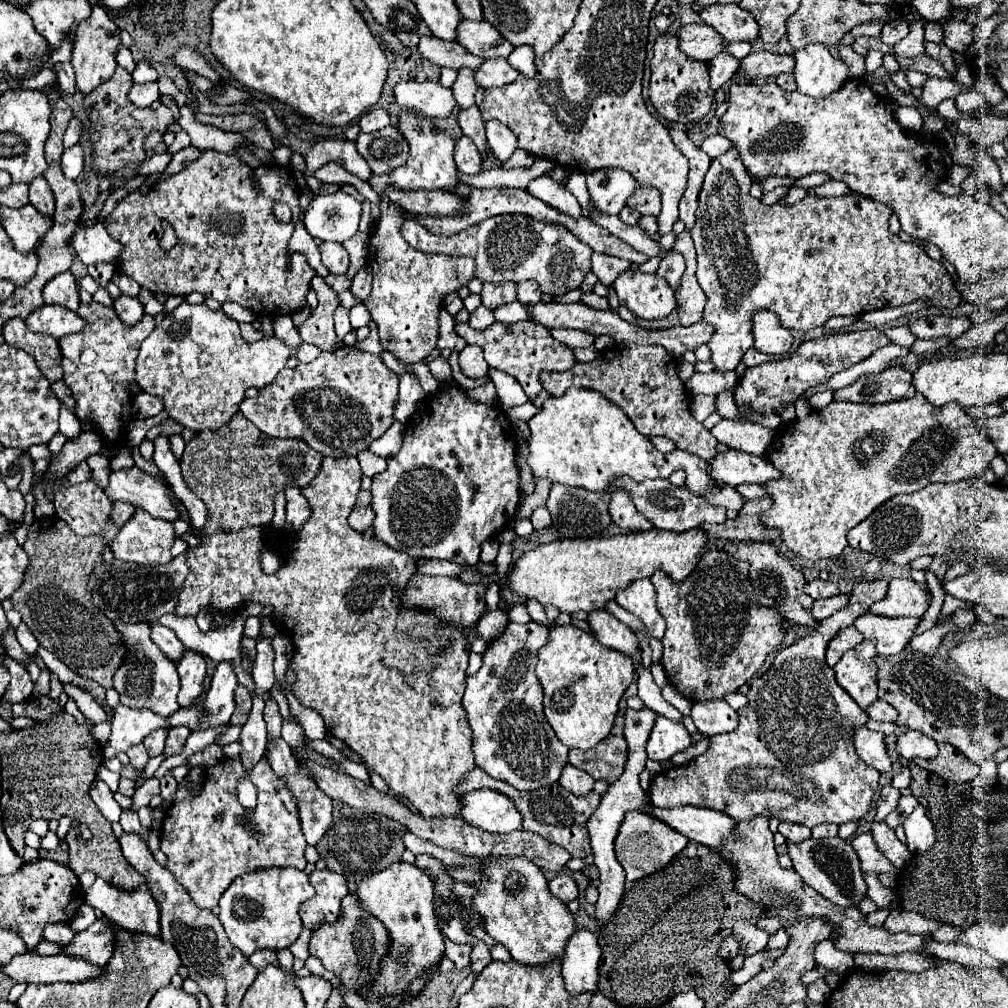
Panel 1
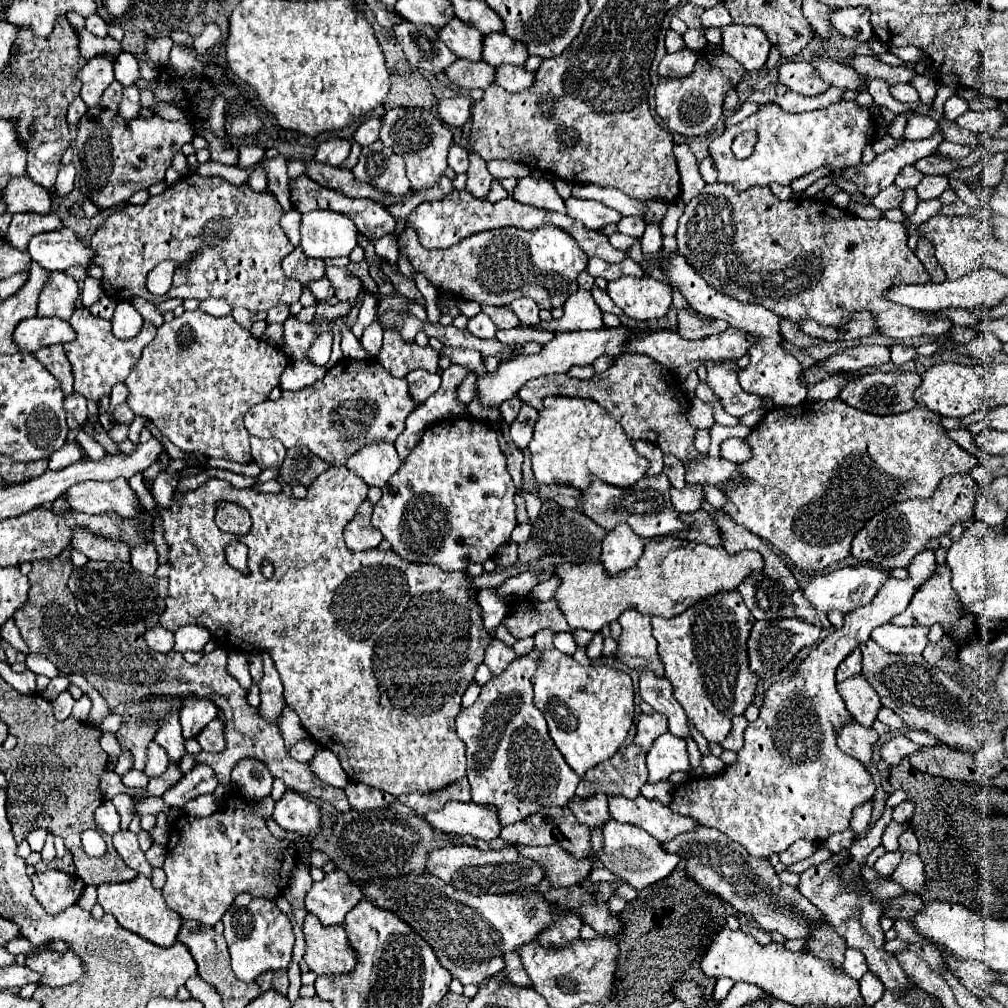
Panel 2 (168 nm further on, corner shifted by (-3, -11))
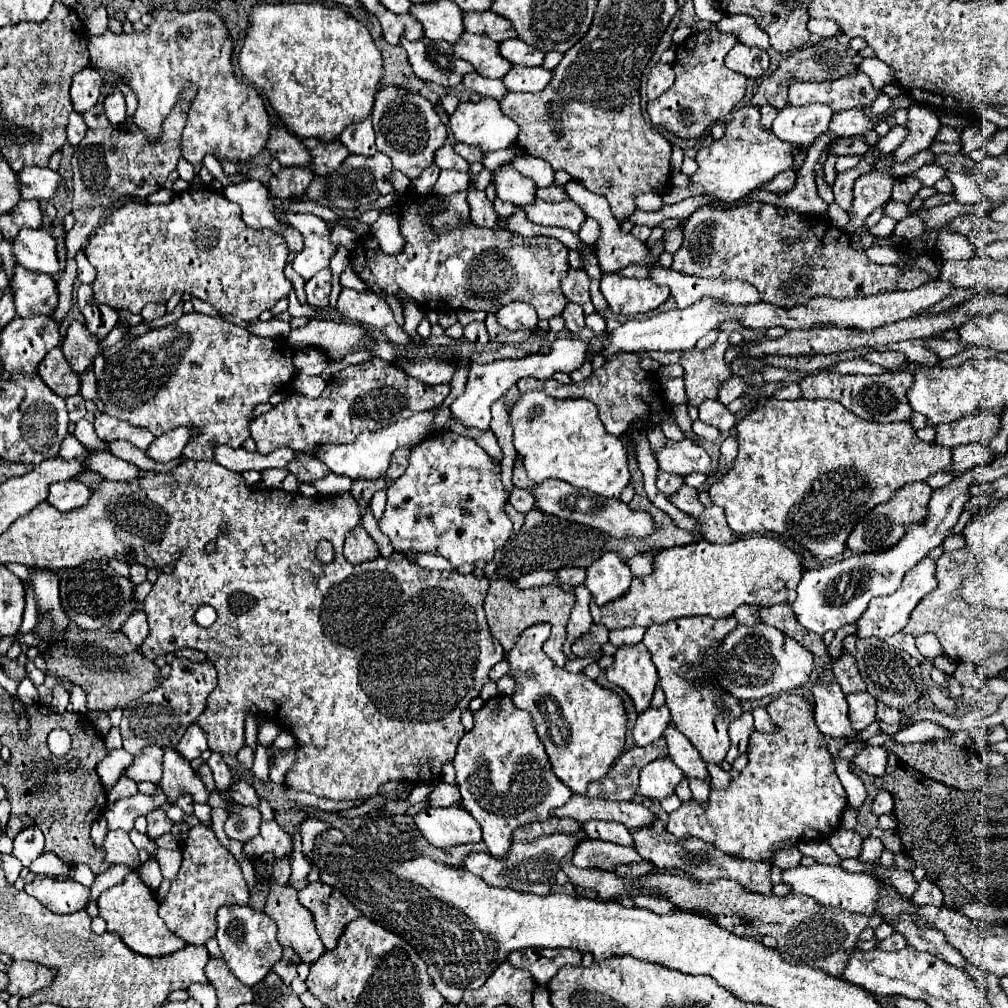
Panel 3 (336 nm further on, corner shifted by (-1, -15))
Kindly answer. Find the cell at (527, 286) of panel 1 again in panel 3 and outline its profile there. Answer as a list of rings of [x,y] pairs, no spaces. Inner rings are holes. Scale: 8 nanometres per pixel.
[[[510,302],[498,310],[498,322],[508,330],[534,330],[538,328],[538,316],[530,304]]]

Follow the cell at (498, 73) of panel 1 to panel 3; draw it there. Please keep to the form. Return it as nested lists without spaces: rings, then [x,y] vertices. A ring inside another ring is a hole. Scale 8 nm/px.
[[[512,66],[502,82],[510,92],[542,92],[550,82],[550,70],[542,66]]]

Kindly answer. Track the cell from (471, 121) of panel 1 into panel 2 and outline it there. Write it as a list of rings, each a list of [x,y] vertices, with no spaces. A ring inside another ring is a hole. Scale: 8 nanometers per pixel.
[[[470,154],[470,168],[466,172],[466,190],[480,200],[486,200],[492,186],[492,174],[486,170],[486,160],[482,160],[478,154]]]

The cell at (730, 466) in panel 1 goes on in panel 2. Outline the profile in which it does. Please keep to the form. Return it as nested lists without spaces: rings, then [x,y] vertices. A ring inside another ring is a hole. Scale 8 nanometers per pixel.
[[[702,456],[702,458],[692,458],[684,462],[684,478],[688,484],[720,484],[730,478],[738,478],[738,466],[732,464],[730,460],[724,458],[712,458],[712,456]]]

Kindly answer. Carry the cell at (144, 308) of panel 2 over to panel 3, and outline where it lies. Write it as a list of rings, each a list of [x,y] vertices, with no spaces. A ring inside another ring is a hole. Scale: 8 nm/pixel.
[[[146,304],[140,314],[142,314],[144,322],[152,322],[156,318],[162,318],[166,314],[166,308],[164,308],[164,304]]]

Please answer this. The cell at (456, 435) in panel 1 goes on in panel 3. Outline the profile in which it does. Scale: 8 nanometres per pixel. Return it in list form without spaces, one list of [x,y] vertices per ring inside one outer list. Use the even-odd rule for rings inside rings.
[[[438,432],[412,448],[406,472],[388,490],[388,502],[378,526],[382,534],[390,538],[394,550],[402,554],[438,554],[444,556],[454,568],[462,564],[474,564],[478,560],[490,562],[496,550],[502,548],[512,534],[512,522],[504,510],[508,498],[510,492],[502,484],[500,462],[494,462],[494,458],[472,438],[464,438],[454,432]]]

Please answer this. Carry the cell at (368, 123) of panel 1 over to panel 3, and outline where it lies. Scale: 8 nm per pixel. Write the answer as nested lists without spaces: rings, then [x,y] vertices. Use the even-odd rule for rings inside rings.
[[[364,120],[358,124],[350,124],[342,134],[340,142],[346,144],[346,148],[352,154],[364,154],[372,156],[376,152],[376,142],[374,142],[374,130],[372,130],[372,120]]]

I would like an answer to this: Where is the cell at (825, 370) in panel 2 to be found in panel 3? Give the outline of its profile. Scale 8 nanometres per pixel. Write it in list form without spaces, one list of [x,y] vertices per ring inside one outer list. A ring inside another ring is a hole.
[[[886,350],[886,352],[868,352],[864,356],[864,360],[872,362],[872,364],[880,364],[880,366],[886,366],[886,370],[894,370],[898,368],[900,364],[906,362],[906,358],[900,354],[900,352],[892,352],[892,350]]]

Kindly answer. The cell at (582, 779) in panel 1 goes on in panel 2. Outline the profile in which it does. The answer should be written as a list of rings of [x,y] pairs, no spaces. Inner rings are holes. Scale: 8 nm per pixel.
[[[598,794],[598,796],[590,796],[590,798],[574,798],[568,804],[570,812],[578,818],[580,824],[592,828],[598,828],[602,824],[606,824],[610,820],[610,812],[608,812],[608,804],[606,804],[606,796]]]

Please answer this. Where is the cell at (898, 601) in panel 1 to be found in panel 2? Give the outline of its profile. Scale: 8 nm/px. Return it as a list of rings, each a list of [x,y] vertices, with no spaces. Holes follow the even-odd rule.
[[[938,564],[936,574],[924,586],[920,586],[920,590],[914,594],[908,610],[898,614],[892,620],[892,624],[896,624],[896,626],[932,626],[932,624],[940,624],[946,634],[954,636],[964,646],[984,644],[984,642],[988,644],[1004,632],[1006,620],[988,620],[986,616],[972,616],[972,612],[968,612],[964,608],[964,604],[960,604],[960,608],[958,608],[956,600],[958,600],[958,596],[950,586],[950,568],[948,568],[948,564]]]

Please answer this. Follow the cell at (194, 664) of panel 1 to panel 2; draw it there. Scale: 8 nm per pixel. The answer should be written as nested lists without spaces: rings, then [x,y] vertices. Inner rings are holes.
[[[184,696],[184,708],[180,712],[180,724],[182,724],[184,738],[186,740],[194,738],[216,716],[218,716],[218,708],[212,702],[200,700],[196,696]]]

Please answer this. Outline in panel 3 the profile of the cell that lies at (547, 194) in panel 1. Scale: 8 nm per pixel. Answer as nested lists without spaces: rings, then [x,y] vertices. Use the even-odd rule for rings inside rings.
[[[500,166],[494,170],[494,186],[496,194],[504,202],[512,202],[514,206],[530,206],[536,200],[536,182],[518,174],[512,166]]]

